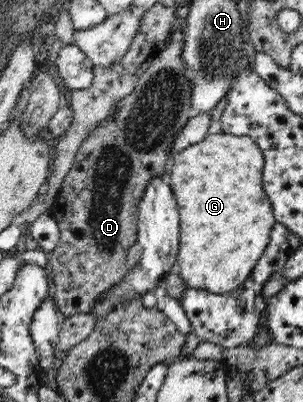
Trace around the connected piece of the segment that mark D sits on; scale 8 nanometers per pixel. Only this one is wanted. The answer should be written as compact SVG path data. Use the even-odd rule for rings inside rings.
M184 40L171 41L162 53L152 61L152 65L138 79L134 91L117 103L113 118L106 118L96 126L81 143L75 162L63 181L54 207L50 209L56 218L60 243L48 254L51 297L61 318L74 314L92 313L97 301L110 289L118 287L132 269L128 266L128 250L137 243L138 203L148 181L164 173L164 163L168 159L168 147L174 143L180 129L192 116L190 93L192 81L182 62Z

